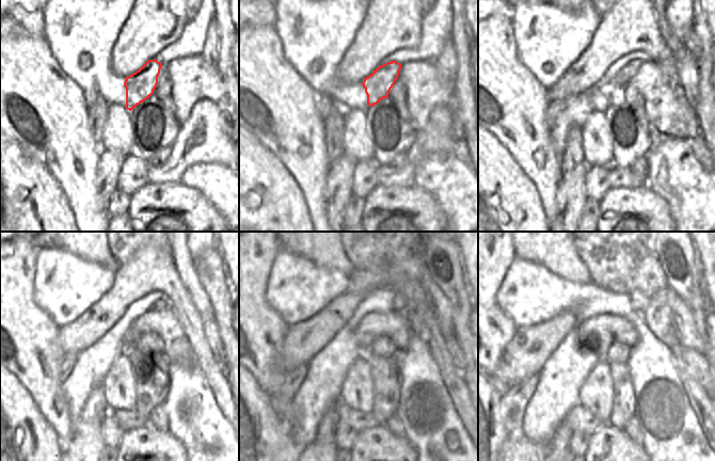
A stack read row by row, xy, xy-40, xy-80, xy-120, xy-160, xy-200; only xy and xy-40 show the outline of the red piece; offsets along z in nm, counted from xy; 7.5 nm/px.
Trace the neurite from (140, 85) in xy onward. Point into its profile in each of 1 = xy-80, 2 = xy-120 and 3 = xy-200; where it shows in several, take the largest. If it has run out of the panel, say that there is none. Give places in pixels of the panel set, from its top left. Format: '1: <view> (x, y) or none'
1: xy-80 (615, 89)
2: xy-120 (161, 304)
3: xy-200 (639, 301)

